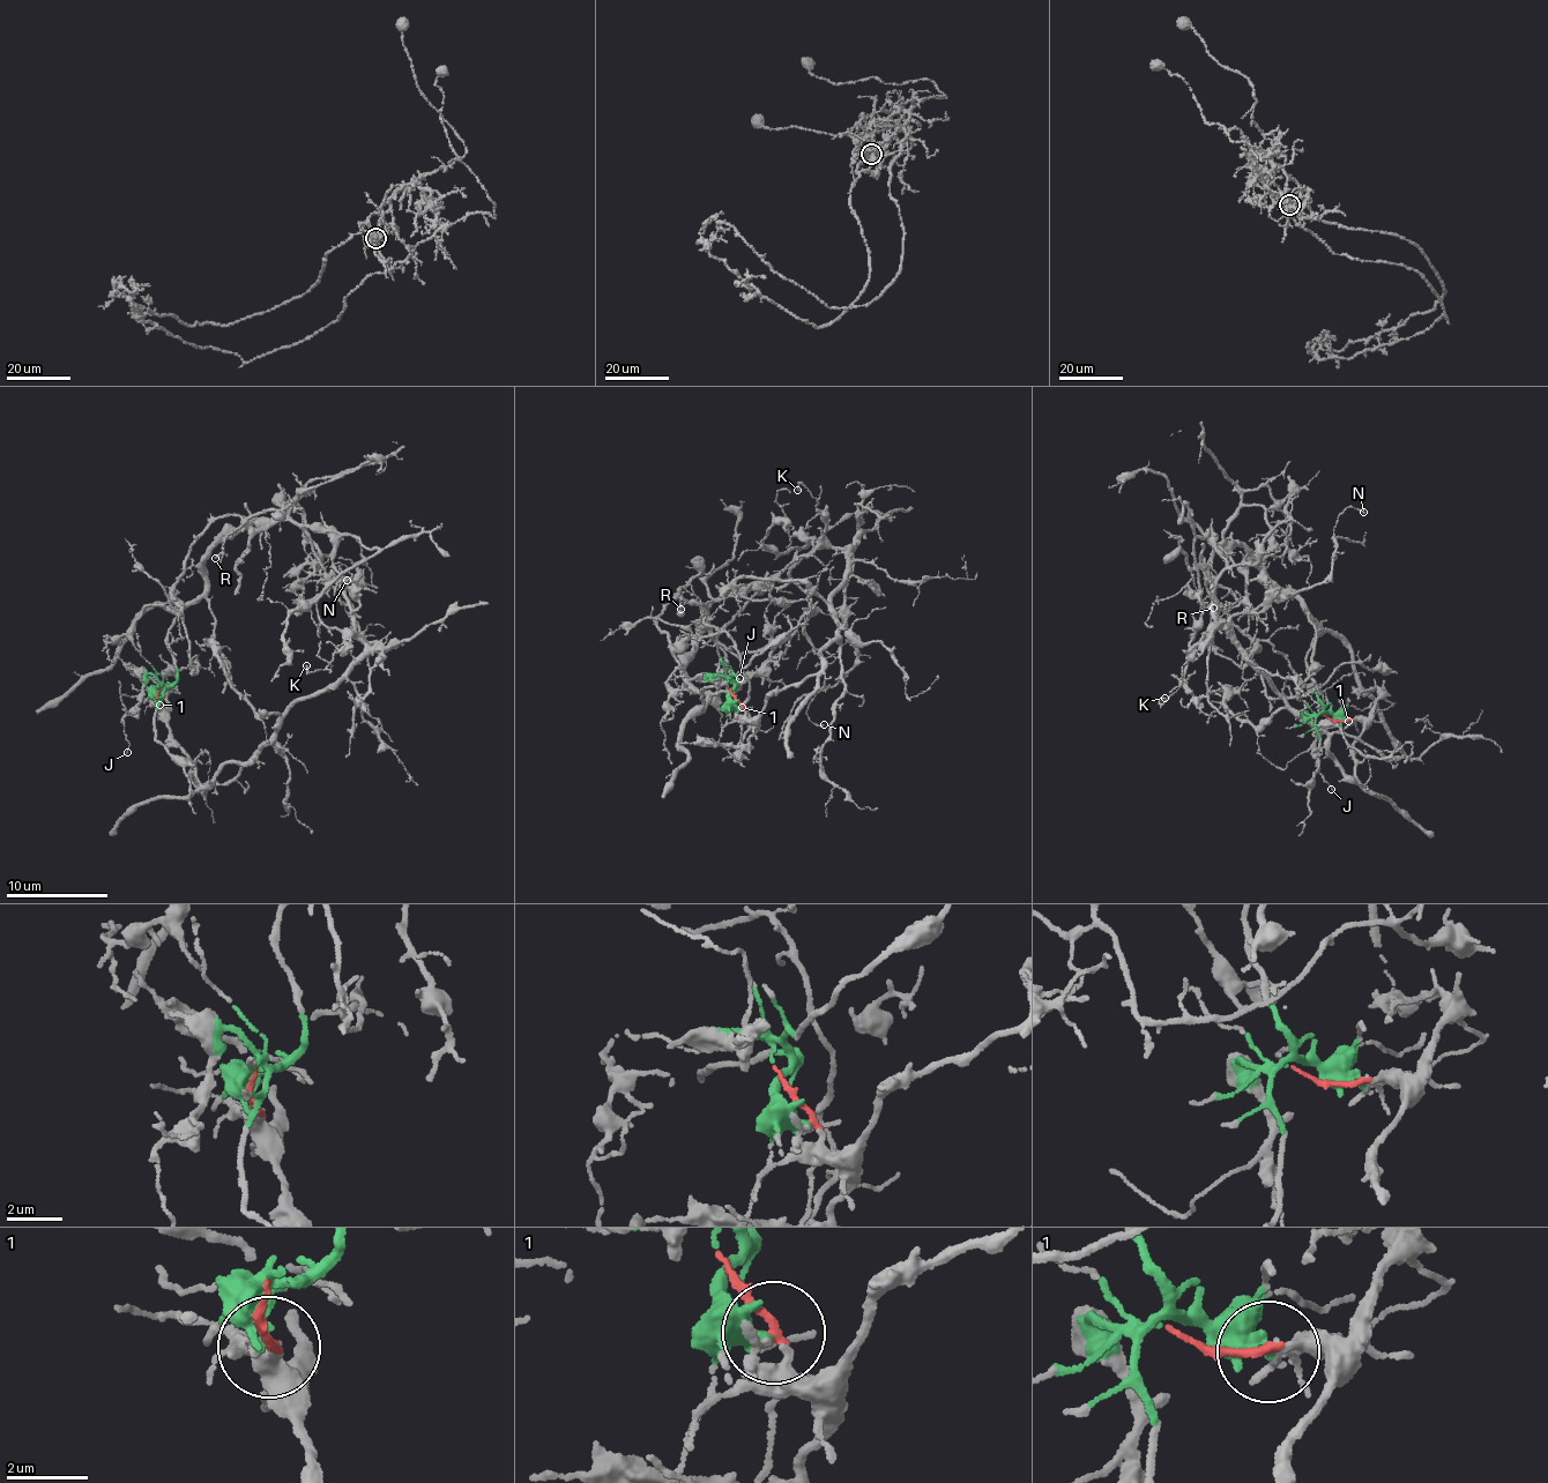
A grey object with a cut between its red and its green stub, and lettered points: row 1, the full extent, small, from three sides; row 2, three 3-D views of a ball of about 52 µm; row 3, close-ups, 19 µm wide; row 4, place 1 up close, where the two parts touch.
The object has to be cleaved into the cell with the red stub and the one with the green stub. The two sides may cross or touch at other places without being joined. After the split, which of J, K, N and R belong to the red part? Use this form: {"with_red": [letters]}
{"with_red": ["K", "N"]}

